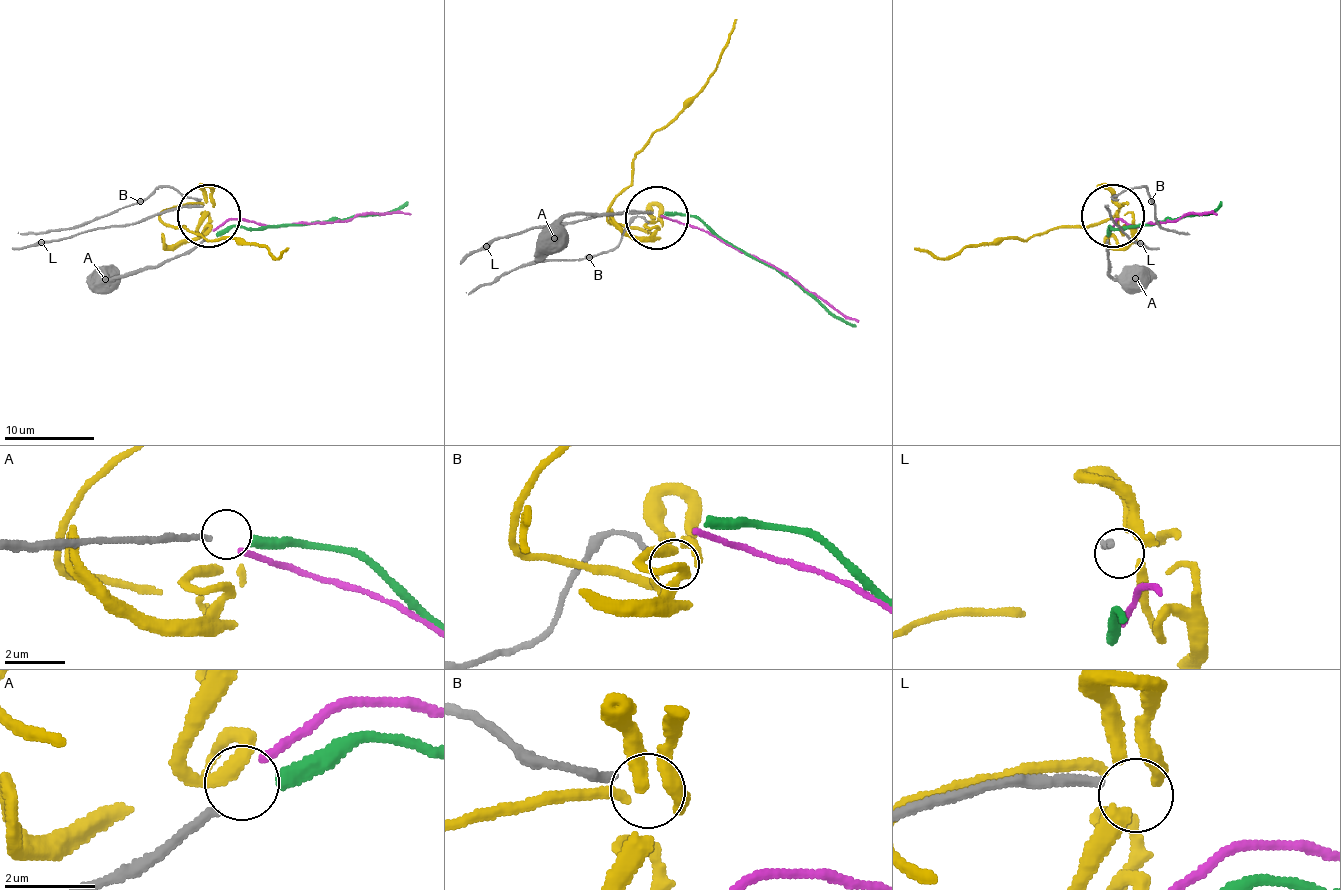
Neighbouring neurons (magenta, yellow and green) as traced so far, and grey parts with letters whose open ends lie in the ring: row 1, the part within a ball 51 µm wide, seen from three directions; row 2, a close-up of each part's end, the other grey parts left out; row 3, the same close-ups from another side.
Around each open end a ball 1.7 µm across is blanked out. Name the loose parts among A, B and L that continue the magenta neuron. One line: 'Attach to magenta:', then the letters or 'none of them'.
Attach to magenta: none of them

